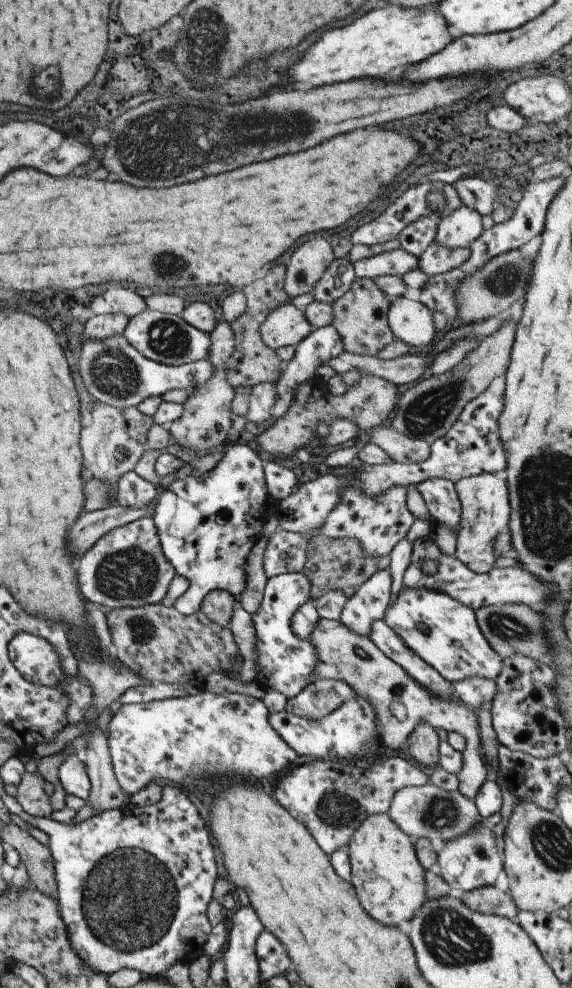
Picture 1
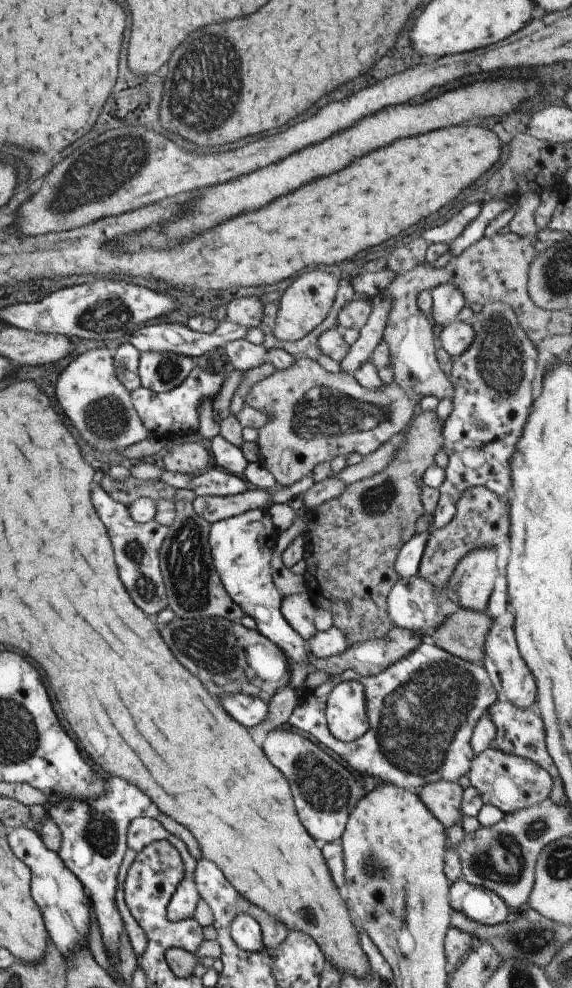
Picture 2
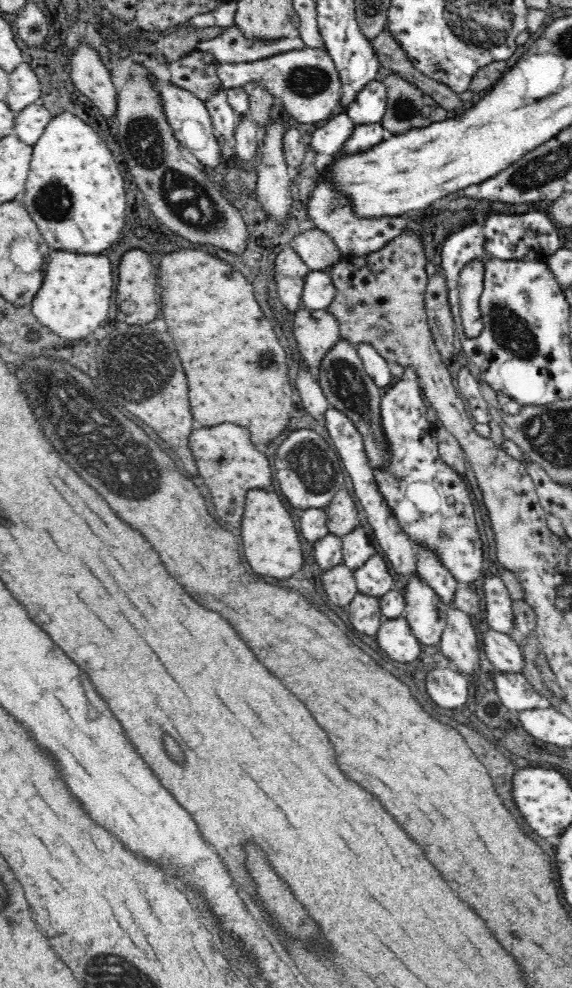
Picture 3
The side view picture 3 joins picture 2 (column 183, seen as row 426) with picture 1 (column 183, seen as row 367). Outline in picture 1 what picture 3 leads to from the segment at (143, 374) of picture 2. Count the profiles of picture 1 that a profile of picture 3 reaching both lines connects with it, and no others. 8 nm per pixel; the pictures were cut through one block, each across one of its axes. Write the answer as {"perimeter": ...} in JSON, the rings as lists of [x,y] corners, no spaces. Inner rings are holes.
{"perimeter":[[[148,307],[138,316],[129,318],[123,335],[146,358],[172,366],[206,360],[210,354],[210,344],[212,344],[209,333],[194,328],[181,315],[159,313]]]}

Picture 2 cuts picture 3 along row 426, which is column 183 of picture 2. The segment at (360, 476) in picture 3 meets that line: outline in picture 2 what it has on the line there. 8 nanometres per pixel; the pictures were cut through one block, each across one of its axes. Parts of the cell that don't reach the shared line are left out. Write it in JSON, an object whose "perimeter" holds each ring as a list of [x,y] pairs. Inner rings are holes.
{"perimeter":[[[230,320],[219,322],[219,325],[210,333],[197,333],[186,325],[178,323],[152,324],[152,326],[142,326],[136,330],[129,343],[141,353],[150,351],[176,353],[196,360],[202,354],[208,354],[213,348],[224,347],[230,340],[245,338],[247,330],[245,326],[240,326]]]}

